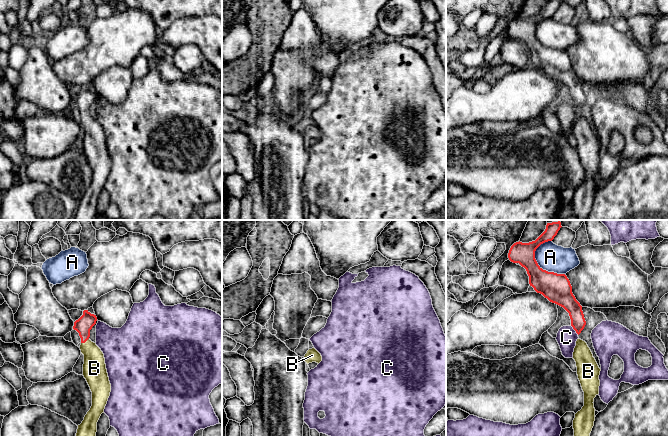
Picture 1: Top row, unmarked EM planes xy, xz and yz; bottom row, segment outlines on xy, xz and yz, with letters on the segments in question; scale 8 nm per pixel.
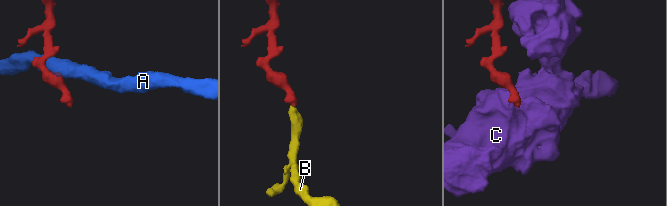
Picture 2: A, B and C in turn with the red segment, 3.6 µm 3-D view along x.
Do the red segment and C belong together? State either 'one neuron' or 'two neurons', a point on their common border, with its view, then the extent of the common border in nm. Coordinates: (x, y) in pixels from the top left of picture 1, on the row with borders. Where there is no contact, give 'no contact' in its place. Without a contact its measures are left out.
two neurons; contact yz (574, 329); length 100 nm

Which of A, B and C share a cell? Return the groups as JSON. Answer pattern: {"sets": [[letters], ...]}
{"sets": [["A"], ["B"], ["C"]]}

